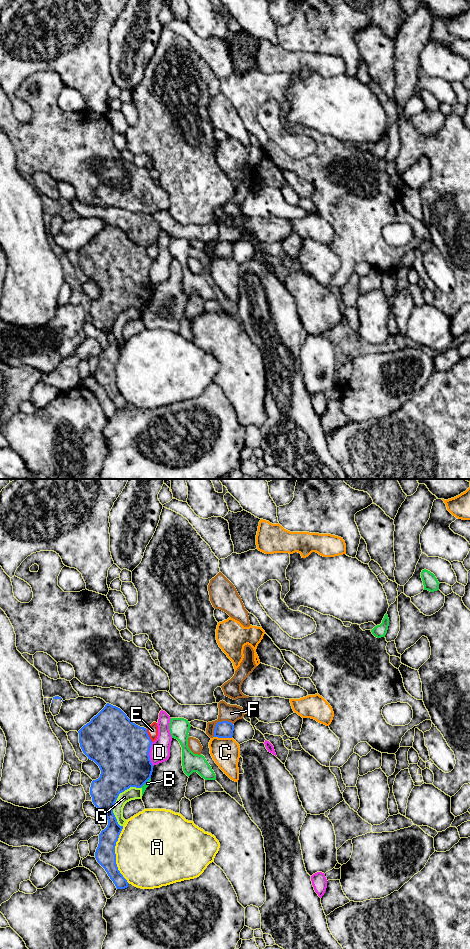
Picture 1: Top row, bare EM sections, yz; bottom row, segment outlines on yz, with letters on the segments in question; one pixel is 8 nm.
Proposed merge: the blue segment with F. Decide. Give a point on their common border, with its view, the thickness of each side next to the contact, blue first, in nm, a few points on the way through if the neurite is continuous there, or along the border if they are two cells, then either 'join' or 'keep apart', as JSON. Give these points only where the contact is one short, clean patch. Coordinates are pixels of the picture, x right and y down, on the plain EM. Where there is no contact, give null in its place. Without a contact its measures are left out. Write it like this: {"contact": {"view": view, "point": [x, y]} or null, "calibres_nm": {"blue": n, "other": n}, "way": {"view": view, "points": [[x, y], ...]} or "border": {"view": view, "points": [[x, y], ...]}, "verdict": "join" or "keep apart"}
{"contact": {"view": "yz", "point": [218, 242]}, "calibres_nm": {"blue": 140, "other": 140}, "verdict": "join"}

